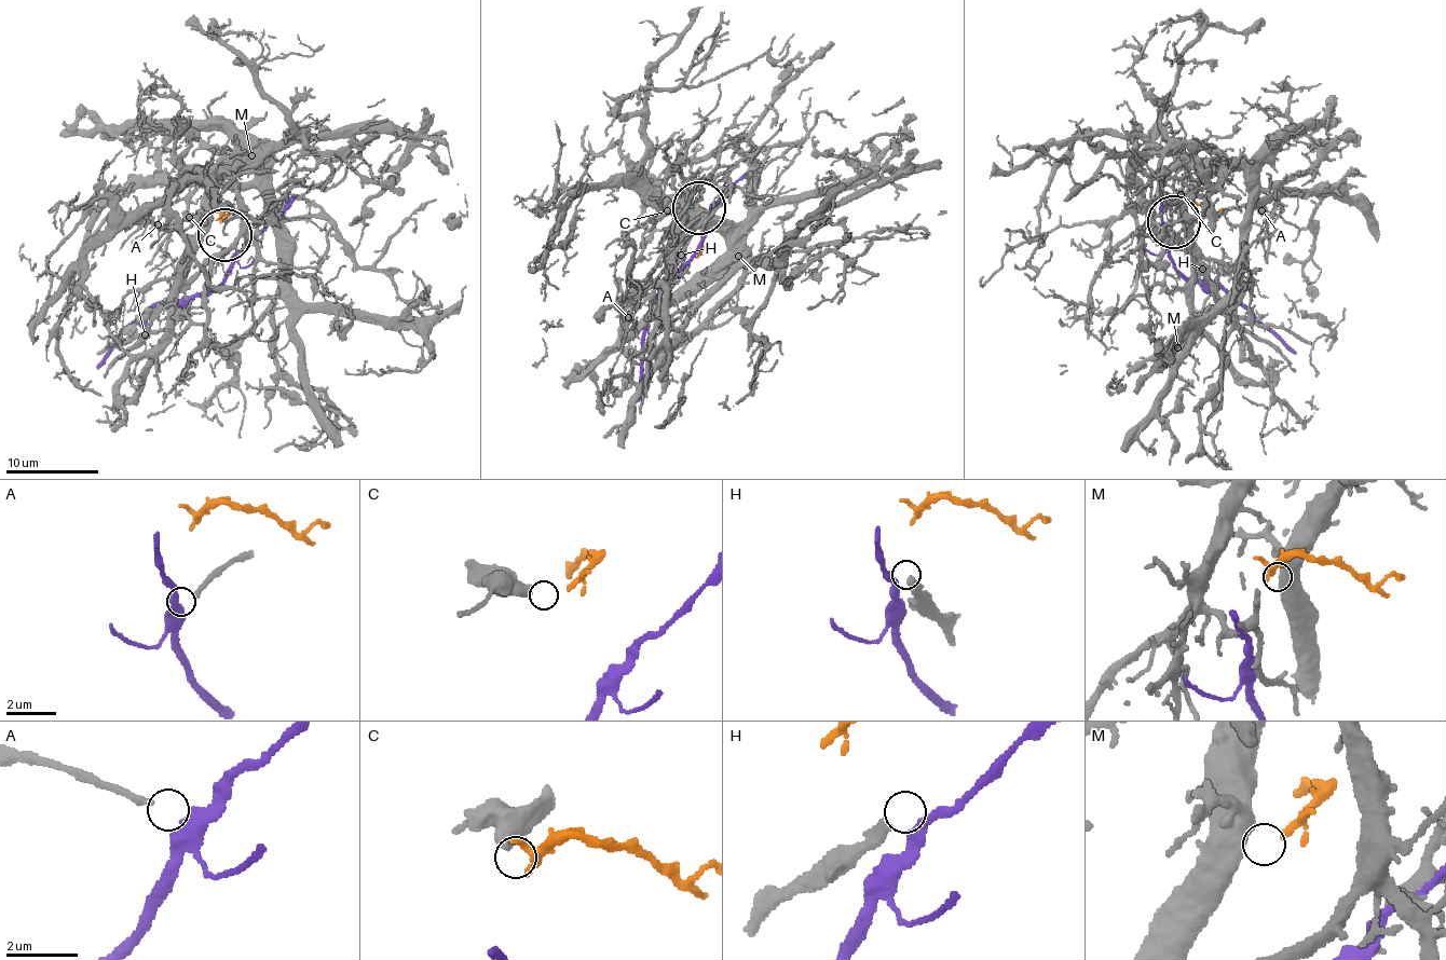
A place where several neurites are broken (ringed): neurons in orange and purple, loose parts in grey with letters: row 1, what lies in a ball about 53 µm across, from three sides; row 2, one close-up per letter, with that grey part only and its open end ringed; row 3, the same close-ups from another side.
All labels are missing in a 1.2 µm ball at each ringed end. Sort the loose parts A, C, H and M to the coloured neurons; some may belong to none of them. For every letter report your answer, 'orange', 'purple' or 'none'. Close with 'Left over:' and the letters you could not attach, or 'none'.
A: purple
C: none
H: none
M: orange
Left over: C, H

